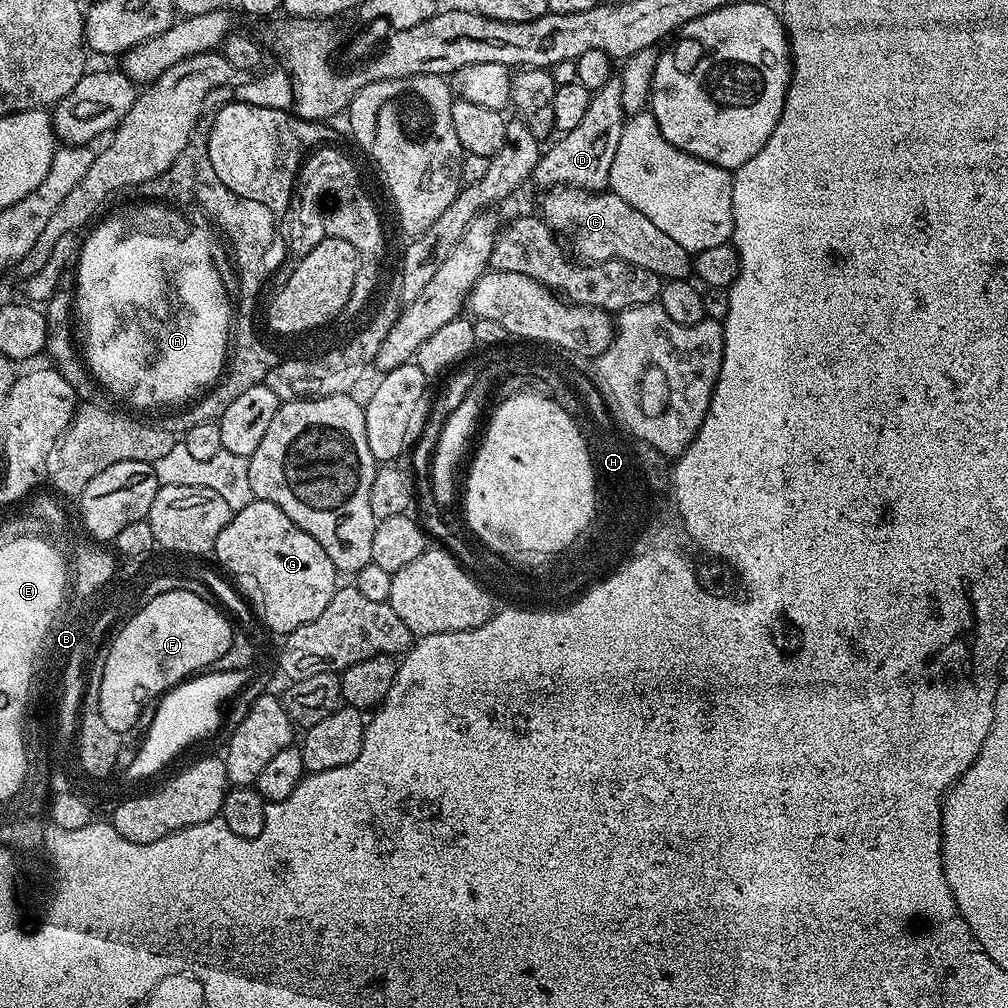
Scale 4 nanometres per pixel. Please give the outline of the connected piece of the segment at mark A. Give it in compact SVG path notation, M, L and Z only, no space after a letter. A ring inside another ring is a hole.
M138 202L133 208L124 208L121 212L114 213L109 220L98 224L91 229L93 232L89 234L88 241L79 249L78 263L75 265L76 280L74 279L74 308L78 313L79 323L80 320L84 323L82 355L88 371L92 373L92 379L108 393L109 397L116 399L117 396L118 399L125 400L136 408L162 408L174 404L184 406L195 401L196 389L216 375L216 369L220 366L221 352L224 350L225 302L211 260L208 259L208 240L205 234L189 227L172 212L167 212L163 208L151 208L144 202Z

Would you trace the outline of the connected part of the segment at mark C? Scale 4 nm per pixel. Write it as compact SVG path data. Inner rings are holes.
M567 186L548 190L538 209L545 224L562 238L567 251L577 261L601 264L607 260L630 262L635 268L641 268L656 274L661 281L687 280L693 275L692 256L670 234L658 230L646 214L634 210L622 198L610 190L587 193L582 188Z

